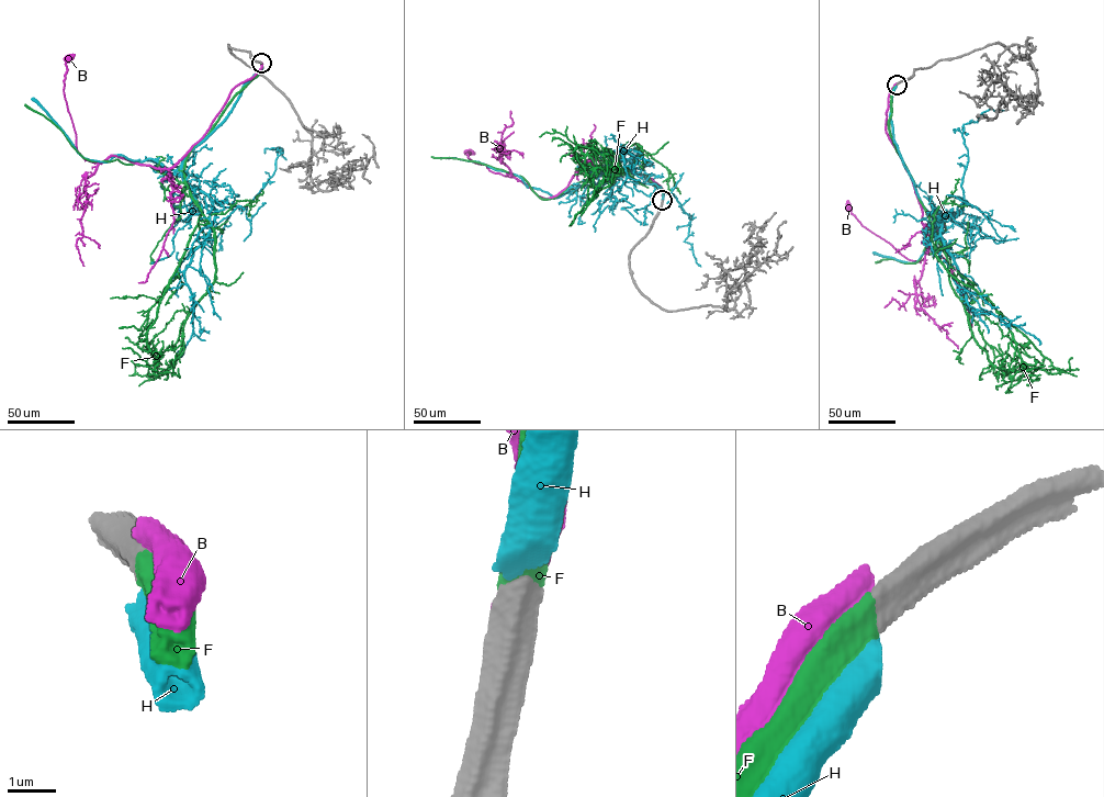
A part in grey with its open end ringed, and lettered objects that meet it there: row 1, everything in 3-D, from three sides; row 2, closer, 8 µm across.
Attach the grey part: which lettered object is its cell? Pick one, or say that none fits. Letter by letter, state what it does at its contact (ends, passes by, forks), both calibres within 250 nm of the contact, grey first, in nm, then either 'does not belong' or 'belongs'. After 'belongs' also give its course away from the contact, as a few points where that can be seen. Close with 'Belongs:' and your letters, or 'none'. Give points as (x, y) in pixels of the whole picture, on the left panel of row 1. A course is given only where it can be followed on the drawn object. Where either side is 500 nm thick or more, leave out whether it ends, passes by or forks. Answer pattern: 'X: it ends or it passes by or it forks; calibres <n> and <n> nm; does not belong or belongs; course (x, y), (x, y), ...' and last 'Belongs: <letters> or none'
B: calibres 750 and 600 nm; does not belong
F: calibres 700 and 650 nm; belongs; course (261, 63), (260, 73), (186, 161), (190, 195), (213, 229), (214, 280), (155, 365), (122, 348)
H: calibres 550 and 500 nm; does not belong
Belongs: F

